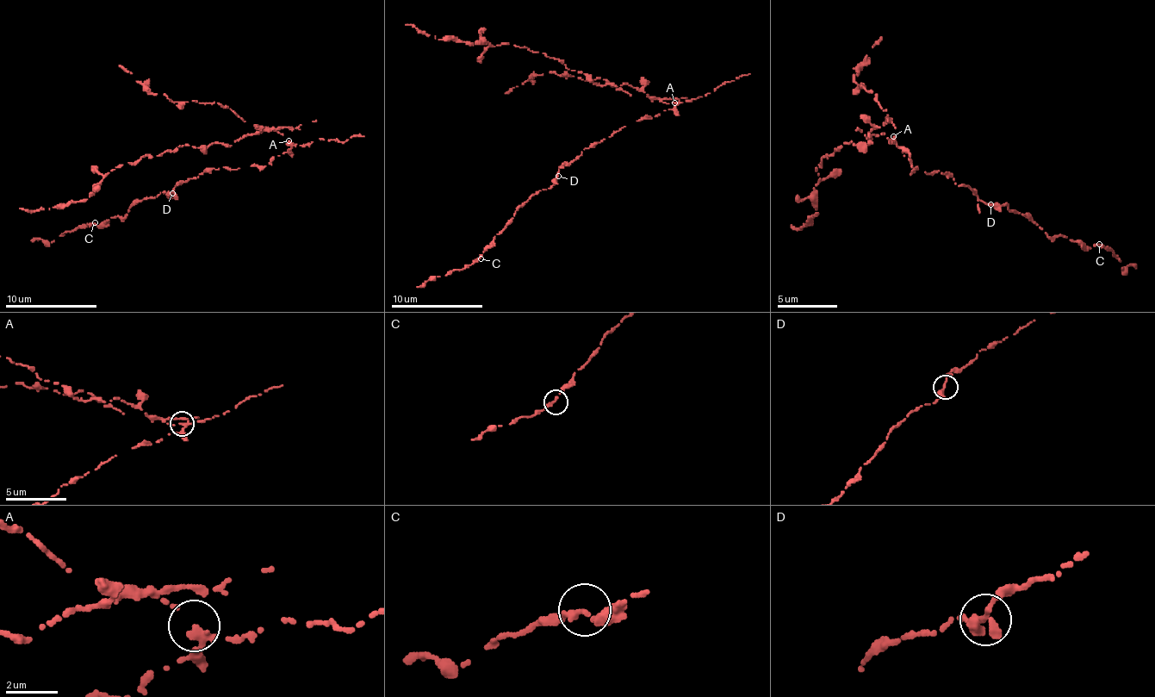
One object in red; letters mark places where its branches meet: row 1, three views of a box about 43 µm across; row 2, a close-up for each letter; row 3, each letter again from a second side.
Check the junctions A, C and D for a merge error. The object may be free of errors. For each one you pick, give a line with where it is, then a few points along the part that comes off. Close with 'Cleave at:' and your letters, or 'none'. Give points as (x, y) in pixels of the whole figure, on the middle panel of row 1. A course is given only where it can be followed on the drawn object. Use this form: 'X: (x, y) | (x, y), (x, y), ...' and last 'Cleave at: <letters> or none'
A: (674, 102) | (674, 102), (661, 101), (629, 84), (594, 84), (583, 73), (519, 46), (434, 39), (405, 25)
Cleave at: A

